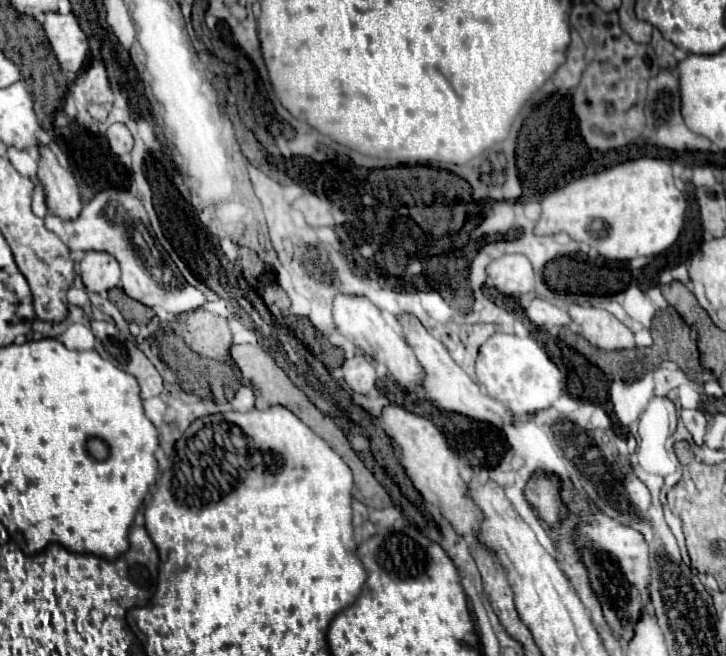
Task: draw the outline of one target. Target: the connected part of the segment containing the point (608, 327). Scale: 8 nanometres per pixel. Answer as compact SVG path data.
M571 305L569 307L571 319L579 327L579 335L583 335L591 345L615 351L615 349L633 349L635 339L629 327L625 327L617 317L613 317L605 309L585 307L585 305Z

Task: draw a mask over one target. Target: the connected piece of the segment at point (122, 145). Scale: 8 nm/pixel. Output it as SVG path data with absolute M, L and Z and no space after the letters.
M113 123L107 129L107 141L115 155L125 155L133 149L133 135L129 133L129 129L123 123Z

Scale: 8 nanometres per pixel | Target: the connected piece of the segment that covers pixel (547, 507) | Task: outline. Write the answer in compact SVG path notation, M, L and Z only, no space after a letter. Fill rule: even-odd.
M533 473L525 485L525 495L529 503L537 509L539 519L547 523L549 529L553 529L561 519L567 517L567 507L559 499L559 487L563 487L563 483L553 473Z

